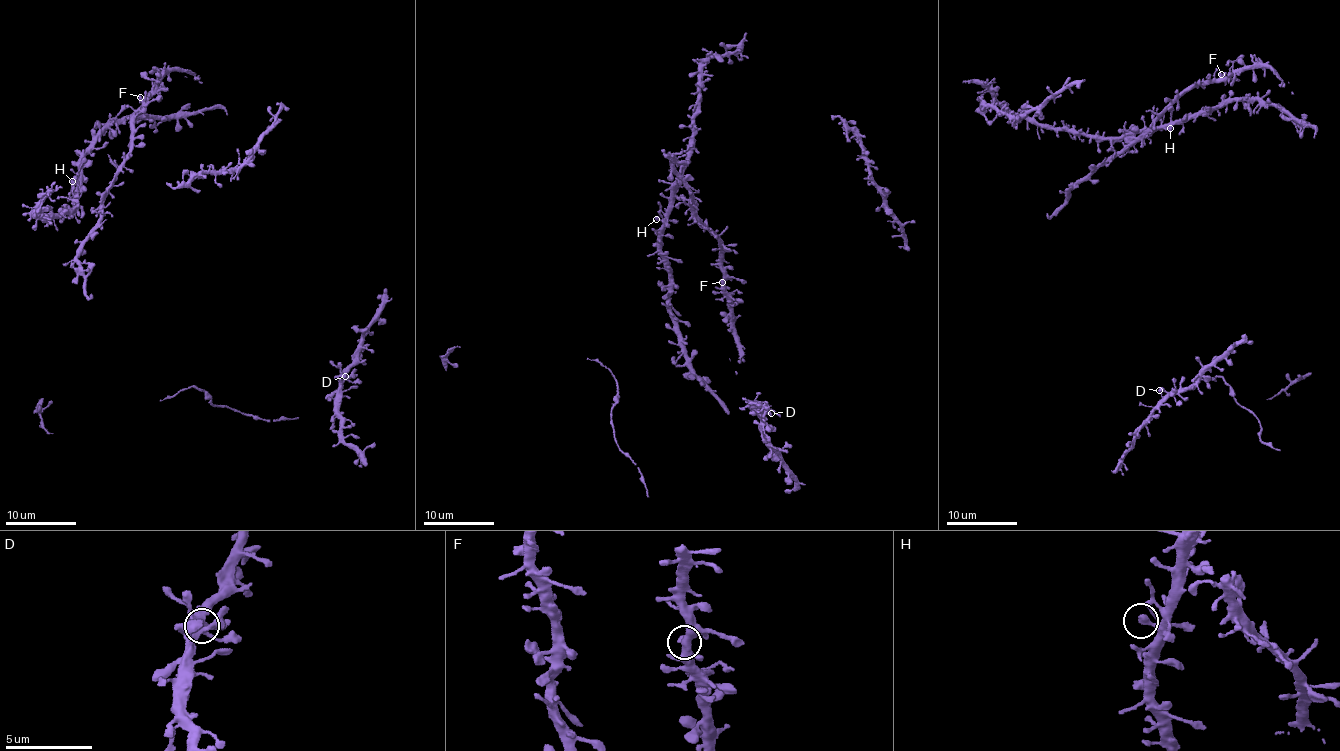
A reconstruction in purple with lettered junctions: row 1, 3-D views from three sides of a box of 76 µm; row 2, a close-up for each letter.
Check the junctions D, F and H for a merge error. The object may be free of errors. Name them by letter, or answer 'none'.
none

